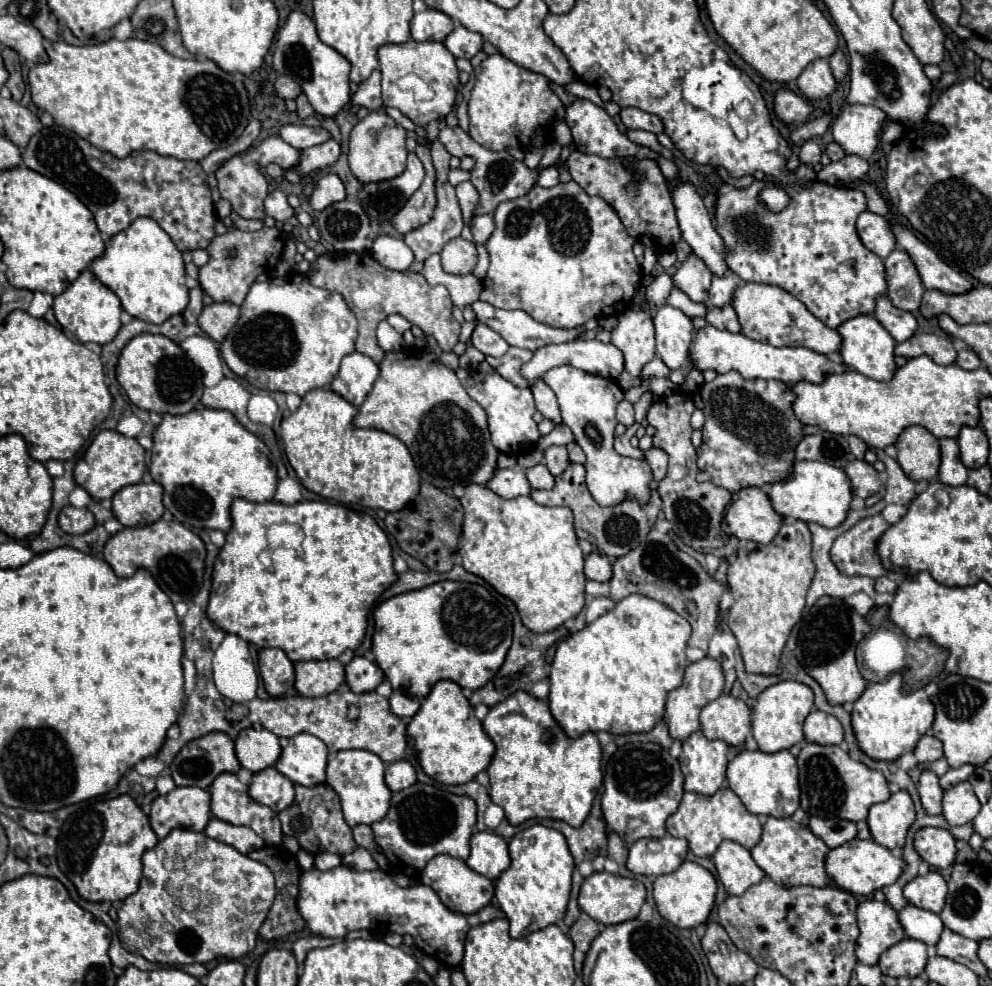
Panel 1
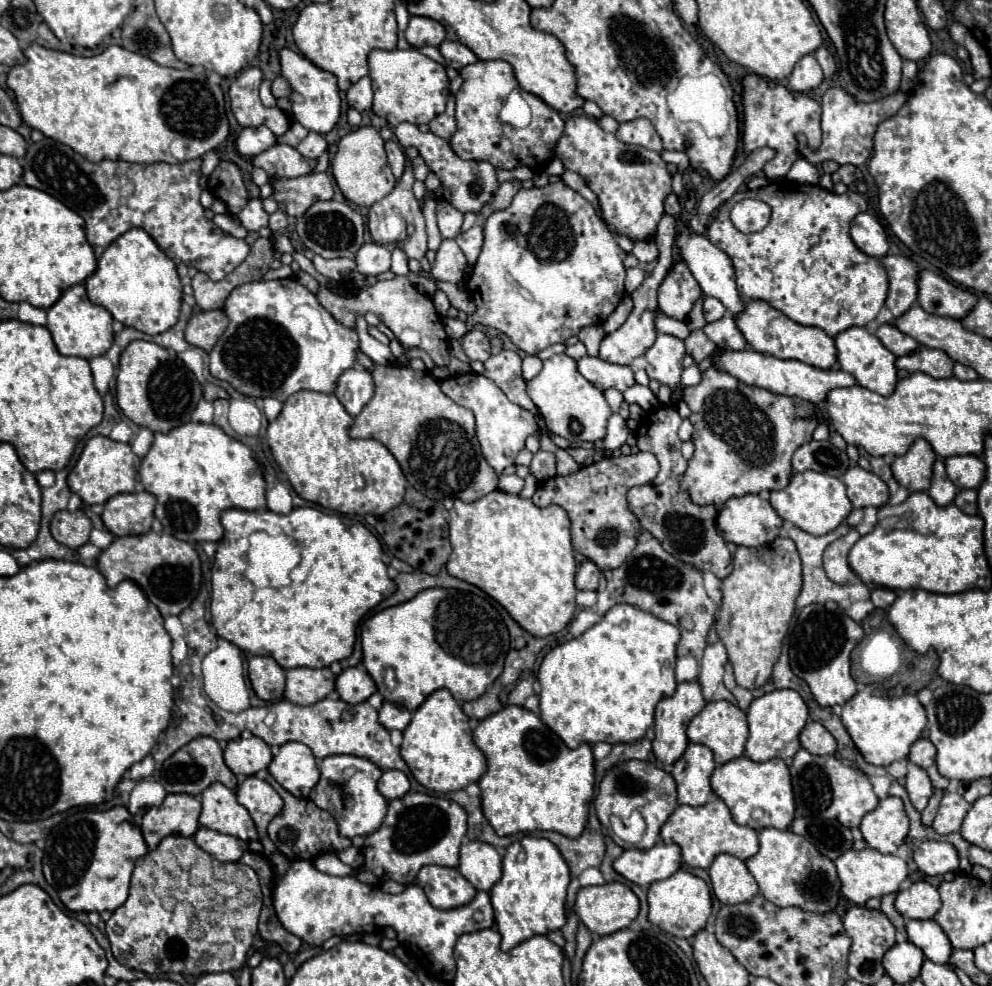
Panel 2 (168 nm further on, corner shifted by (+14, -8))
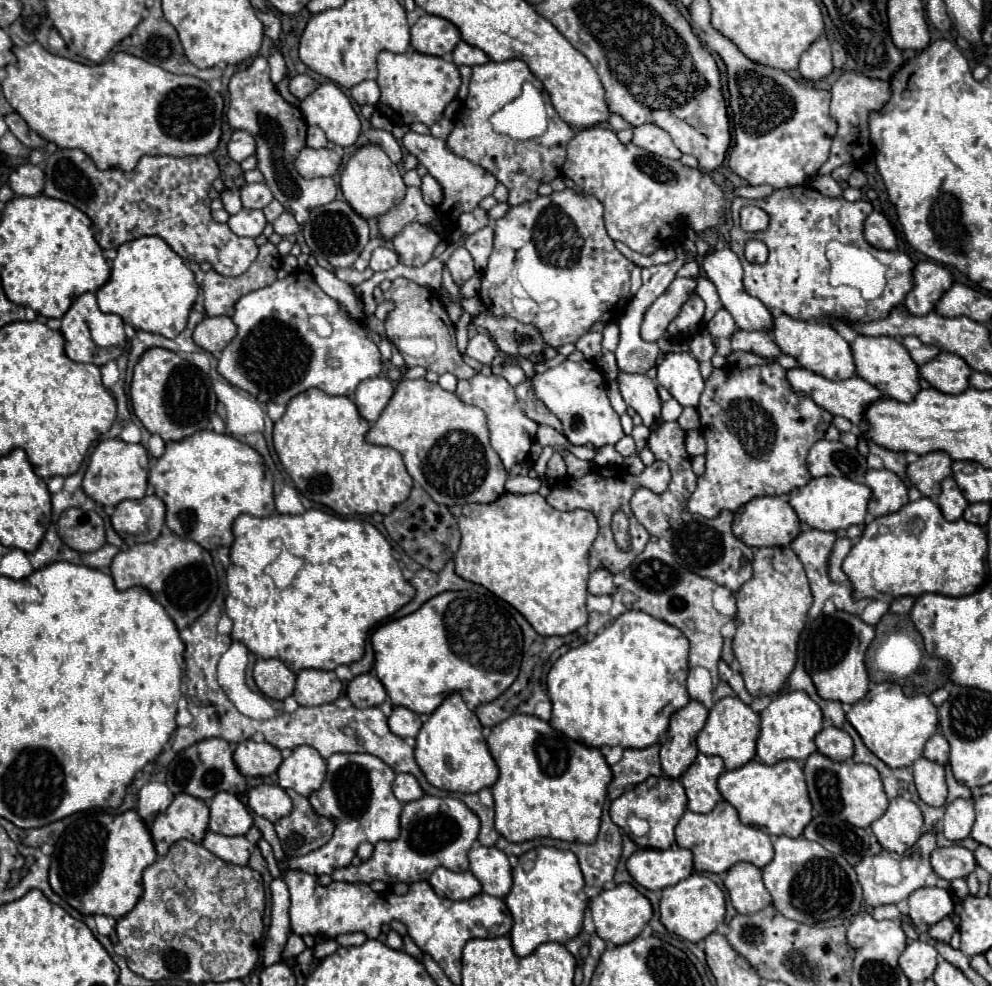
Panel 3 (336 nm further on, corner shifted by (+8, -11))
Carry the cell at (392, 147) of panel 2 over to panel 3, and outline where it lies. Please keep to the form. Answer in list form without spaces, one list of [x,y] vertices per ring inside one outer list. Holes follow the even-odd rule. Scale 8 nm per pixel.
[[[371,128],[367,130],[364,135],[369,142],[379,144],[379,146],[387,152],[387,156],[391,158],[393,164],[399,164],[399,162],[401,162],[401,158],[403,158],[403,154],[401,154],[401,146],[399,146],[399,142],[395,140],[395,136],[393,136],[391,132]]]

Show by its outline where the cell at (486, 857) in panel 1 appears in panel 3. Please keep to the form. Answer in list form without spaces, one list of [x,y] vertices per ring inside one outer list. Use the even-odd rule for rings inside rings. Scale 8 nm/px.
[[[473,846],[469,852],[469,870],[481,882],[485,894],[505,898],[511,890],[511,864],[499,848]]]

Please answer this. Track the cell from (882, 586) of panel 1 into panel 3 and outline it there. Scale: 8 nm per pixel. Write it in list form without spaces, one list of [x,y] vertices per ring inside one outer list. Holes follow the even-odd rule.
[[[899,596],[889,604],[889,610],[895,612],[895,614],[907,614],[911,610],[913,602],[915,602],[913,596]]]

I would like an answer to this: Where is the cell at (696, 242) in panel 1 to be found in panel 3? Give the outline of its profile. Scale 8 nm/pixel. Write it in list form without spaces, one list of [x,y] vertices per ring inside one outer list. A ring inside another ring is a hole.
[[[723,248],[723,250],[709,252],[703,258],[703,272],[715,284],[723,308],[735,318],[739,328],[743,328],[743,330],[769,330],[771,328],[771,324],[773,324],[771,312],[757,298],[751,298],[743,288],[743,266],[733,250]]]

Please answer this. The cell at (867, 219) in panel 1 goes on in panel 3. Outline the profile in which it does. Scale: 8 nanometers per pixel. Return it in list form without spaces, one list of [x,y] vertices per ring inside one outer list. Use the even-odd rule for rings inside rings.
[[[871,212],[865,220],[865,240],[879,250],[897,250],[897,238],[887,218],[879,212]]]

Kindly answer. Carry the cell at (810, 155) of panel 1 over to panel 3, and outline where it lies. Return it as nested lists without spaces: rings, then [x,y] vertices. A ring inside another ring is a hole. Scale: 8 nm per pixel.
[[[813,176],[811,180],[809,180],[809,184],[815,188],[815,190],[819,190],[819,192],[823,192],[825,196],[841,196],[841,186],[831,178],[831,176]]]

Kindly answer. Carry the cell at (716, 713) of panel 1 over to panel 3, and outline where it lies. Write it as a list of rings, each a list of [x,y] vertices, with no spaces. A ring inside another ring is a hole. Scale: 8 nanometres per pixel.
[[[723,698],[711,710],[707,724],[697,736],[697,748],[703,754],[721,756],[727,770],[735,770],[755,756],[755,742],[759,736],[759,714],[753,712],[739,698]]]

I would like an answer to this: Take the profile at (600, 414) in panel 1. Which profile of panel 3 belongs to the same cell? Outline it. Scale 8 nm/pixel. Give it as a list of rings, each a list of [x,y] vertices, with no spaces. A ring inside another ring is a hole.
[[[563,360],[555,368],[549,368],[543,374],[535,374],[533,390],[535,396],[561,420],[563,434],[575,446],[593,444],[601,448],[607,444],[615,444],[625,436],[619,422],[619,414],[609,404],[605,392],[605,380],[593,362]]]

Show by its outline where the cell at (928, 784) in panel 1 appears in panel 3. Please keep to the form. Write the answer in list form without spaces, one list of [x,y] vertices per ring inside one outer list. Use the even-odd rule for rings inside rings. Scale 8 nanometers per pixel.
[[[919,758],[913,764],[913,778],[919,798],[929,806],[943,806],[947,798],[947,784],[945,784],[945,770],[943,766],[929,762],[927,758]]]

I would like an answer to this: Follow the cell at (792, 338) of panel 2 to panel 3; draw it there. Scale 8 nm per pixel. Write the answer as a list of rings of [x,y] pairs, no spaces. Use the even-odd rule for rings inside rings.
[[[787,314],[775,316],[773,318],[773,342],[781,348],[783,354],[793,356],[799,366],[821,374],[829,380],[845,380],[855,374],[855,364],[853,364],[853,354],[849,348],[849,342],[845,342],[837,330],[833,330],[827,324],[809,324],[803,320],[795,320]]]

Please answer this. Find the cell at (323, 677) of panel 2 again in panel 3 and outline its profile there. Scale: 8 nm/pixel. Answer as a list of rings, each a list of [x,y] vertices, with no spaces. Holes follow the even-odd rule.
[[[301,670],[297,674],[297,686],[293,698],[301,706],[319,706],[335,702],[341,694],[343,684],[337,680],[335,672],[325,670]]]

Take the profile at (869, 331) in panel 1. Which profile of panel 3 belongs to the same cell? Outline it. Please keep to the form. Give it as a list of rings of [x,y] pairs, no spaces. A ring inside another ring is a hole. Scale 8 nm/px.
[[[859,334],[851,342],[853,358],[855,358],[855,374],[875,388],[883,392],[887,398],[895,398],[899,402],[911,402],[913,396],[919,392],[919,376],[917,364],[911,360],[909,352],[891,336],[863,336]]]

